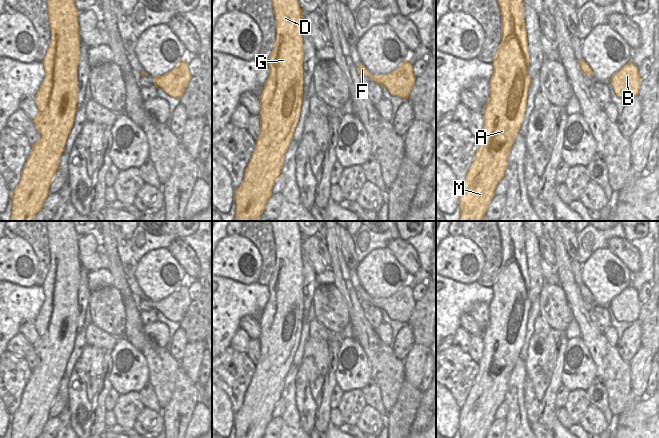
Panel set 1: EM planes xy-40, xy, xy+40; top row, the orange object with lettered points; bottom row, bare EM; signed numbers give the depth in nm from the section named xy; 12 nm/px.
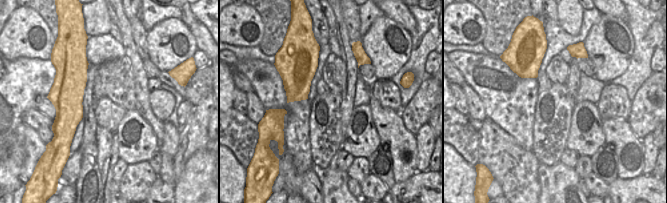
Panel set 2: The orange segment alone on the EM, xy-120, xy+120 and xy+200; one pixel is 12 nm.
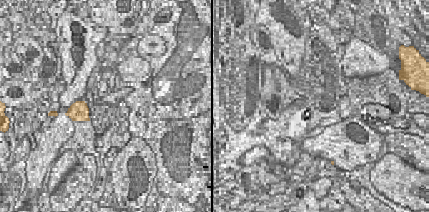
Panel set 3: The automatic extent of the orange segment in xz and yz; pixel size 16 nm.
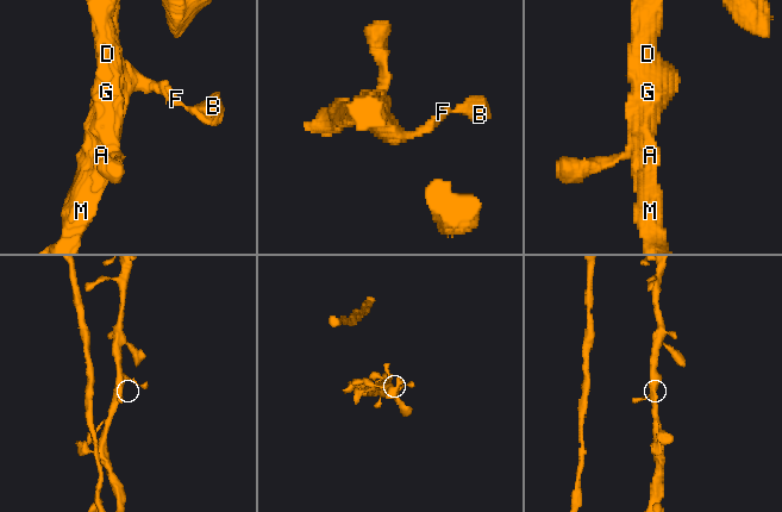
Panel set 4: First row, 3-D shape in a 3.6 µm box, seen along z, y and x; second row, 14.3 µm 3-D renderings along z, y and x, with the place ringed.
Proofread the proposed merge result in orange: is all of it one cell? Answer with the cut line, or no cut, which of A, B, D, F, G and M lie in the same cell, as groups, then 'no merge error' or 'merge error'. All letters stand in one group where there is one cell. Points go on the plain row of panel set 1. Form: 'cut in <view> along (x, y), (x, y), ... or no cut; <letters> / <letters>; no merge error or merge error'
no cut; A B D F G M; no merge error

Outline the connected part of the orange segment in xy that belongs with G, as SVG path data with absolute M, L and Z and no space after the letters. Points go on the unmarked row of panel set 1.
M271 221L271 225L276 264L268 282L269 299L258 321L260 359L243 405L235 413L235 438L263 438L303 326L303 236L297 221Z

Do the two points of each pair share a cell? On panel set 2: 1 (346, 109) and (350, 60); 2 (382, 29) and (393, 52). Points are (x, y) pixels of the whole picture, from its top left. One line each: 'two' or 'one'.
1: one
2: one

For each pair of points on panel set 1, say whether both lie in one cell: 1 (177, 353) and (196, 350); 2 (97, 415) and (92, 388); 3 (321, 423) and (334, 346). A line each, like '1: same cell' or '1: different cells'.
1: different cells
2: different cells
3: same cell

